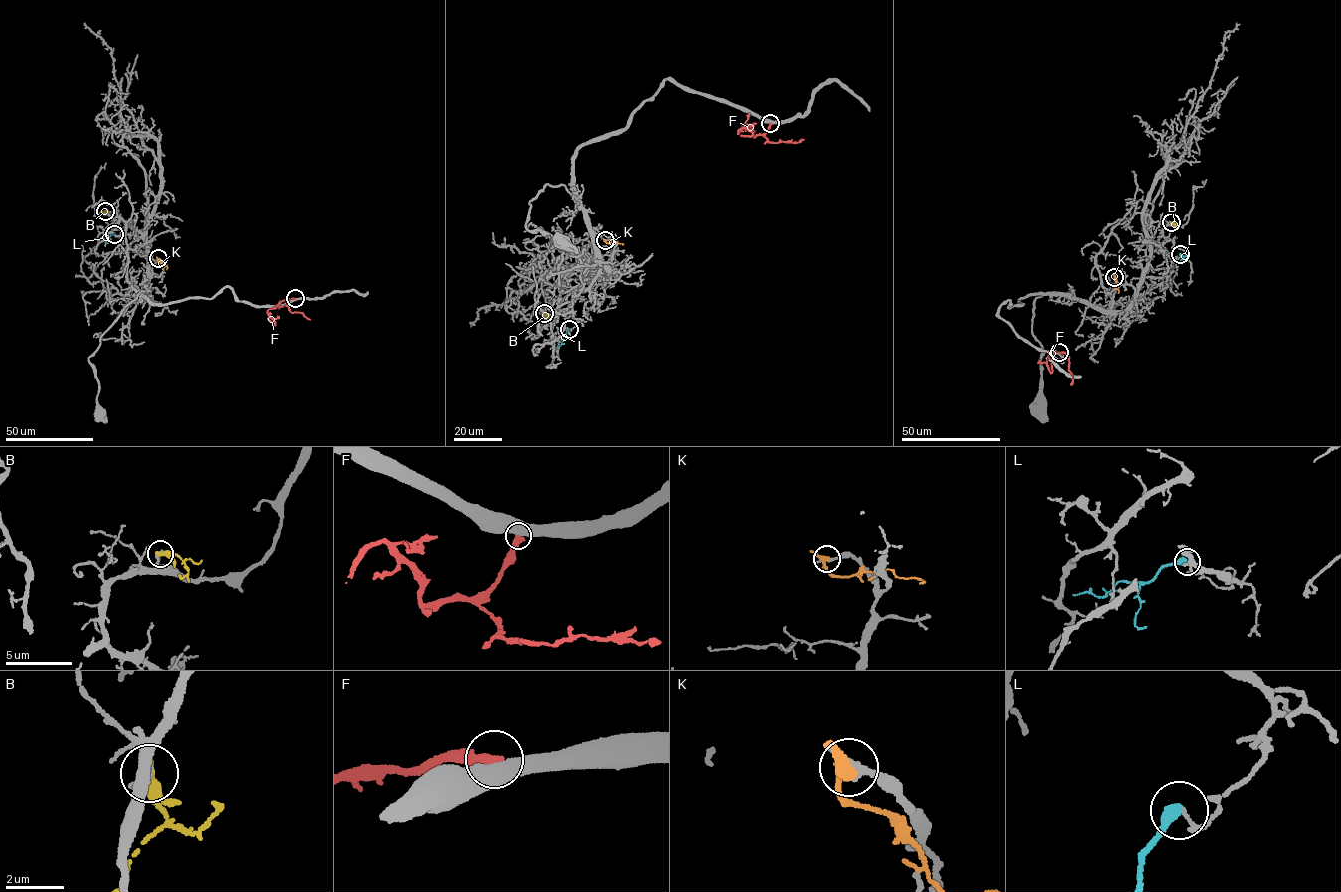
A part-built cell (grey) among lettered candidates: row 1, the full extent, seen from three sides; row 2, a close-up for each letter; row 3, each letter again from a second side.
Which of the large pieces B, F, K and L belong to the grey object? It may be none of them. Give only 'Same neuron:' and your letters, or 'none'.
Same neuron: none

